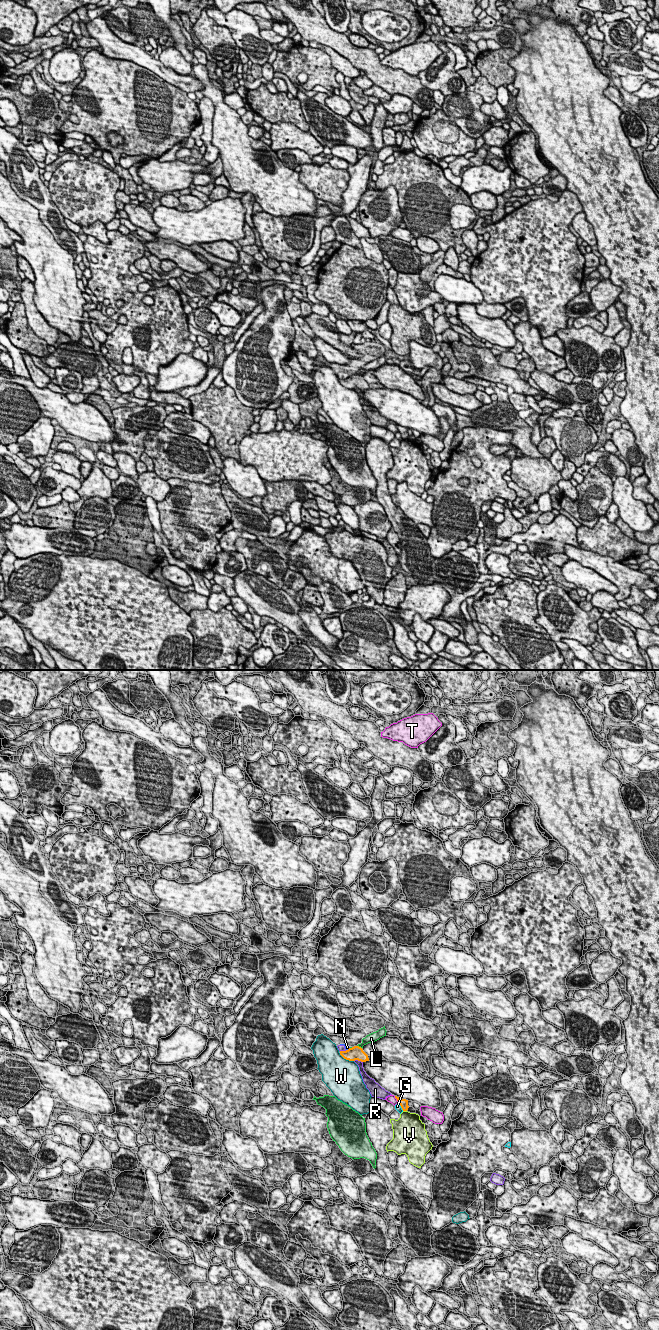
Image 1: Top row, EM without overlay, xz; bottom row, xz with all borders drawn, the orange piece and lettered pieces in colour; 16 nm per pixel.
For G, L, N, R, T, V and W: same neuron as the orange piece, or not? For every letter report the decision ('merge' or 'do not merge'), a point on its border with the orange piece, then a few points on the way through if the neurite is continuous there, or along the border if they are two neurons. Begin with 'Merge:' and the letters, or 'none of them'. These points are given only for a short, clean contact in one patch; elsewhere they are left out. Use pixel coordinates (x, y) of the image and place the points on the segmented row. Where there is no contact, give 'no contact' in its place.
Merge: none of them
G: do not merge | xz (400, 1105)
L: do not merge | xz (358, 1046)
N: do not merge | xz (348, 1049) | along xz (349, 1047), (346, 1050)
R: do not merge | xz (358, 1060)
T: do not merge | xz (396, 1098)
V: do not merge | xz (405, 1110) | along xz (403, 1110), (406, 1111)
W: do not merge | xz (346, 1059)

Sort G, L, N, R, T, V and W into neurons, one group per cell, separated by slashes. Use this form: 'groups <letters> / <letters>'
groups G / L / N R / T / V / W

